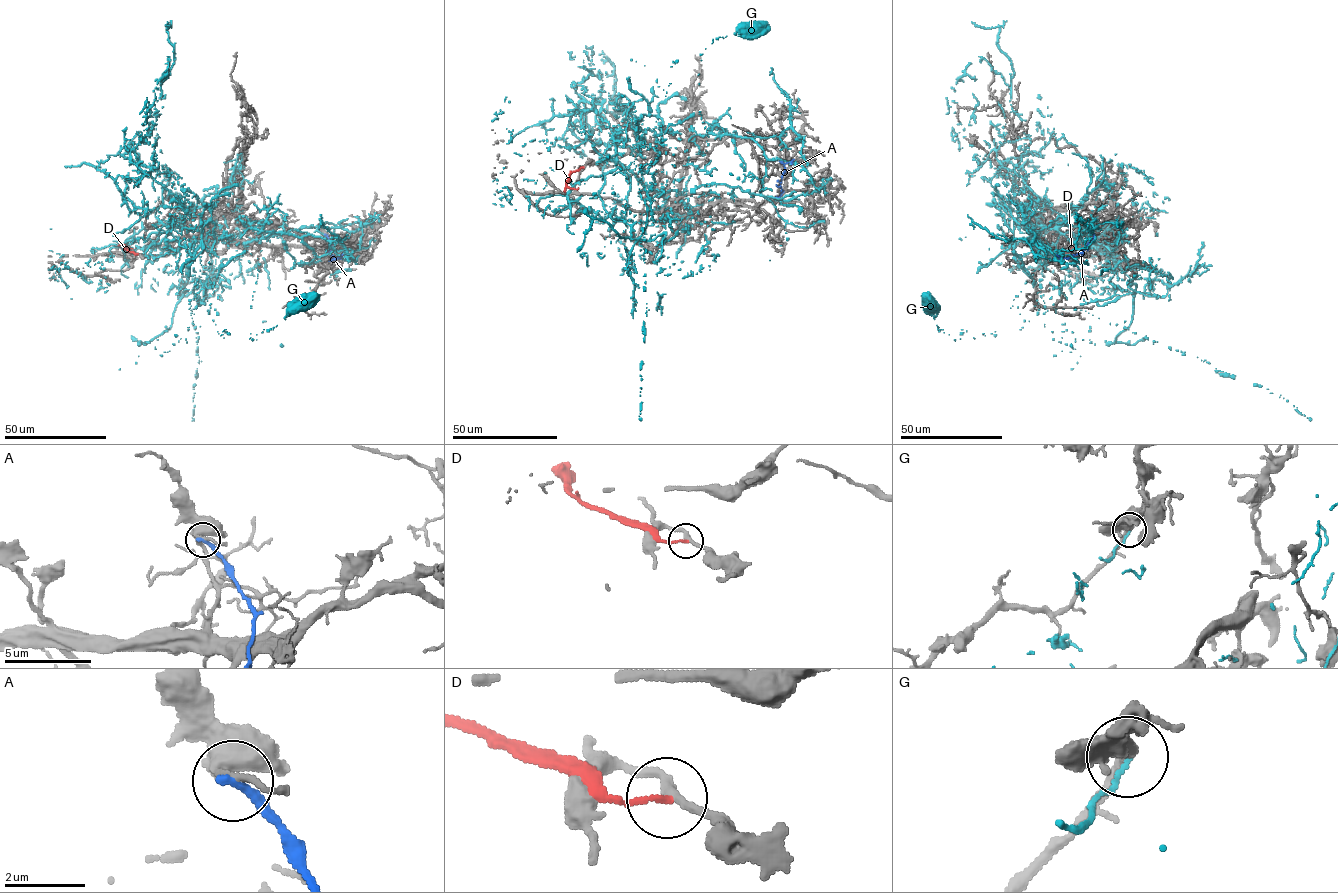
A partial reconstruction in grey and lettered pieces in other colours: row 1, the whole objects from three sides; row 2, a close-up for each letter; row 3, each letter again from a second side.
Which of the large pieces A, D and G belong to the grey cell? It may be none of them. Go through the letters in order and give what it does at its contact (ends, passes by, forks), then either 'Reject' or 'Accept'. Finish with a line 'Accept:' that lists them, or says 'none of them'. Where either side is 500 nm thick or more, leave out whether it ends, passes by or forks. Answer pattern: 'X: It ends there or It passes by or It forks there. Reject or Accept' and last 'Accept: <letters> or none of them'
A: It ends there. Reject
D: It ends there. Reject
G: It ends there. Reject
Accept: none of them

